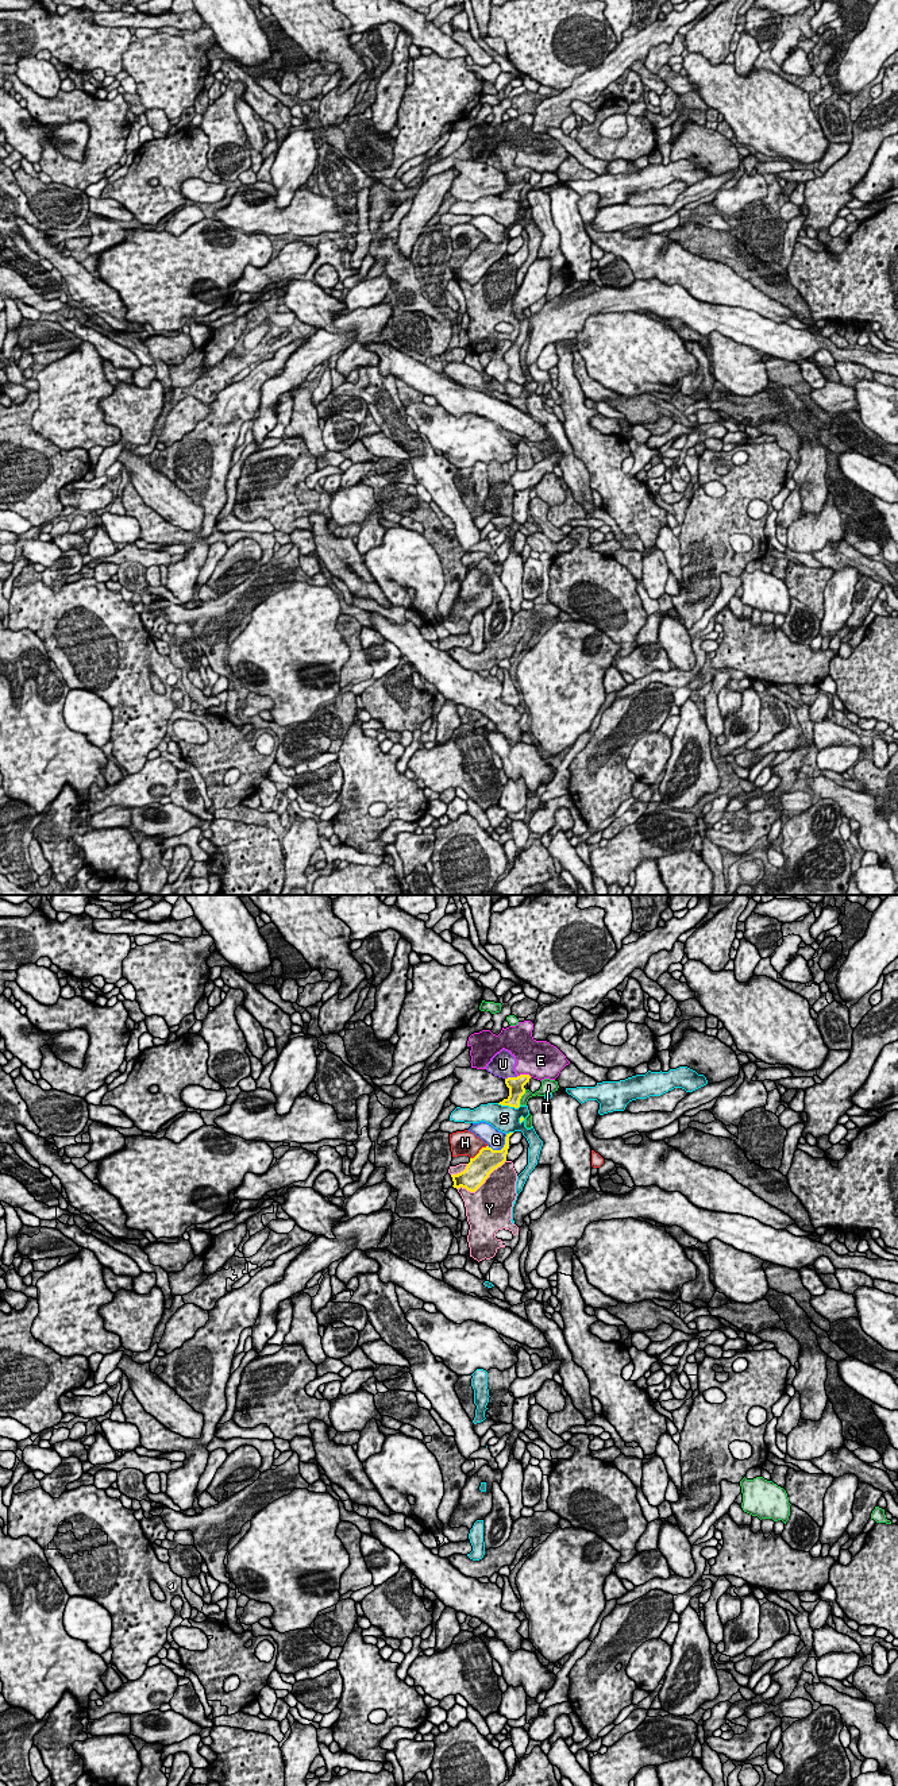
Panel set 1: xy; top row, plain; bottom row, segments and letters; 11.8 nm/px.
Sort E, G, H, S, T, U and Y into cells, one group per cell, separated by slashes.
E / G / H / S / T / U / Y

